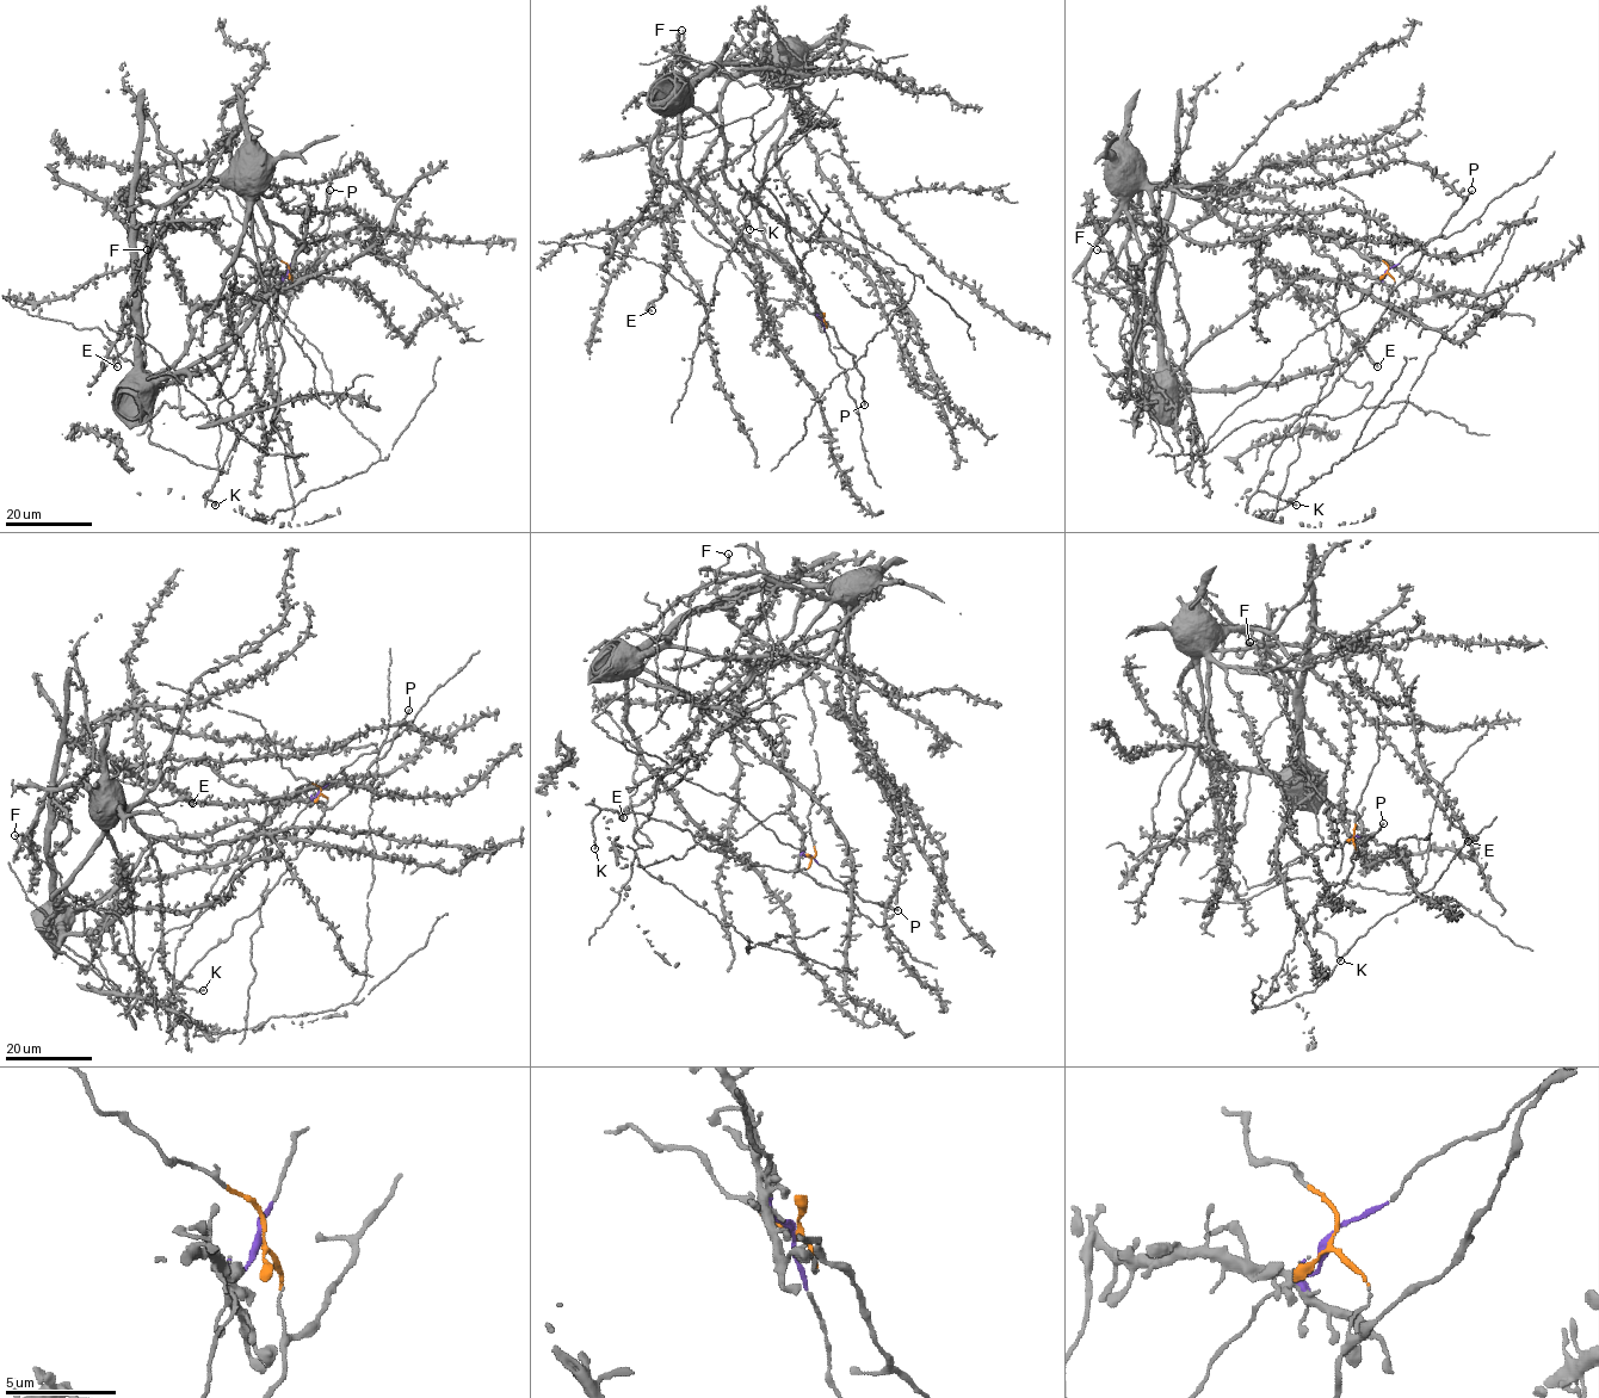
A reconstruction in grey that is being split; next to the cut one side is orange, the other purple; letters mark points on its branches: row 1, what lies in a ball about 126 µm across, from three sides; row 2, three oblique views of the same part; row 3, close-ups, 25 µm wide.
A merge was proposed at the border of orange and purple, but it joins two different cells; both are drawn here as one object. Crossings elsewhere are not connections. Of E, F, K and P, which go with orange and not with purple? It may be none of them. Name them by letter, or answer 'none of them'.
K, P

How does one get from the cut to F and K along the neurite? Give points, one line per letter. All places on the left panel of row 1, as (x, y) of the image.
F: (288, 270), (285, 277), (264, 276), (208, 232), (166, 228), (192, 185), (158, 210), (147, 249)
K: (288, 270), (292, 298), (278, 344), (272, 348), (265, 387), (252, 408), (252, 420), (204, 495), (216, 505)

